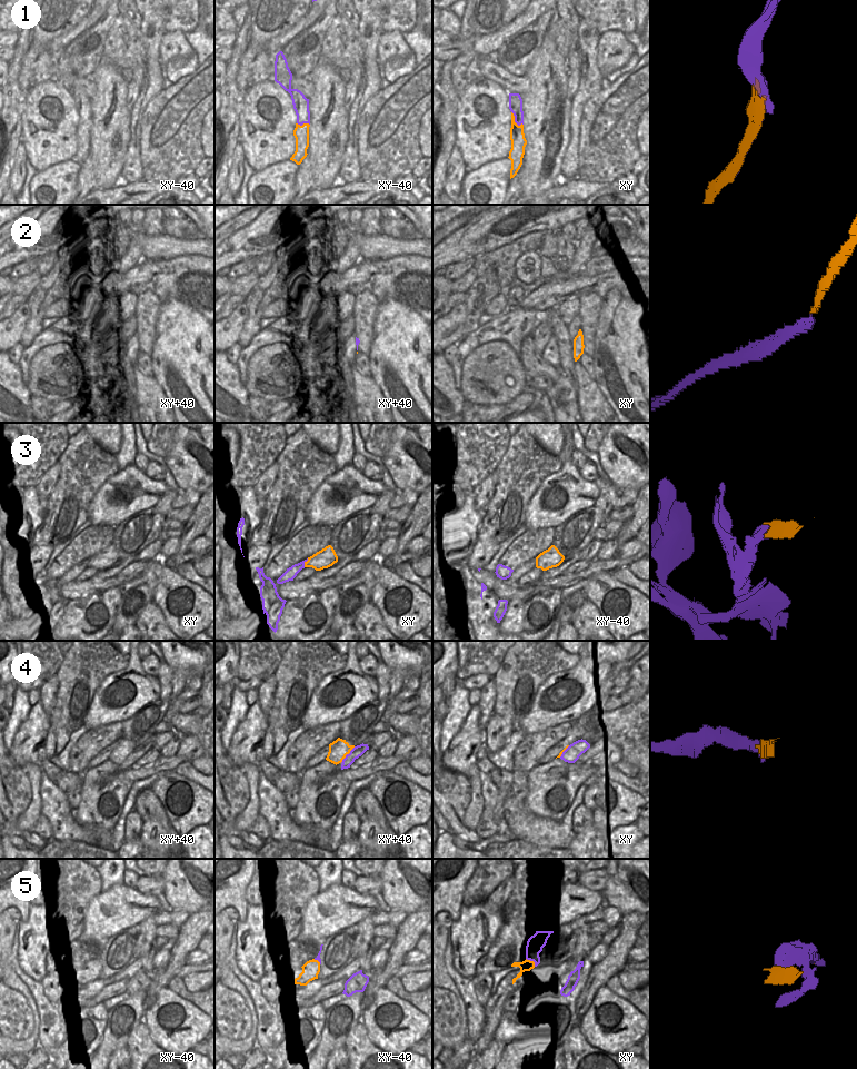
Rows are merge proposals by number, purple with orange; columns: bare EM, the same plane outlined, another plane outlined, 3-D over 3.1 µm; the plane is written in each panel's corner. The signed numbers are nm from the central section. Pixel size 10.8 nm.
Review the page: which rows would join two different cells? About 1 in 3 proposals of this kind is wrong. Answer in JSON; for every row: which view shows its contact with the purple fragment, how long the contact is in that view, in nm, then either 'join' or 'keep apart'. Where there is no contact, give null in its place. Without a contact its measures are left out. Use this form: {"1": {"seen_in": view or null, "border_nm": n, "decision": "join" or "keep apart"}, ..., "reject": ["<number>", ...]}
{"1": {"seen_in": "xy", "border_nm": 200, "decision": "join"}, "2": {"seen_in": null, "decision": "join"}, "3": {"seen_in": "xy", "border_nm": 110, "decision": "keep apart"}, "4": {"seen_in": "xy+40", "border_nm": 240, "decision": "join"}, "5": {"seen_in": "xy", "border_nm": 140, "decision": "keep apart"}, "reject": ["3", "5"]}

